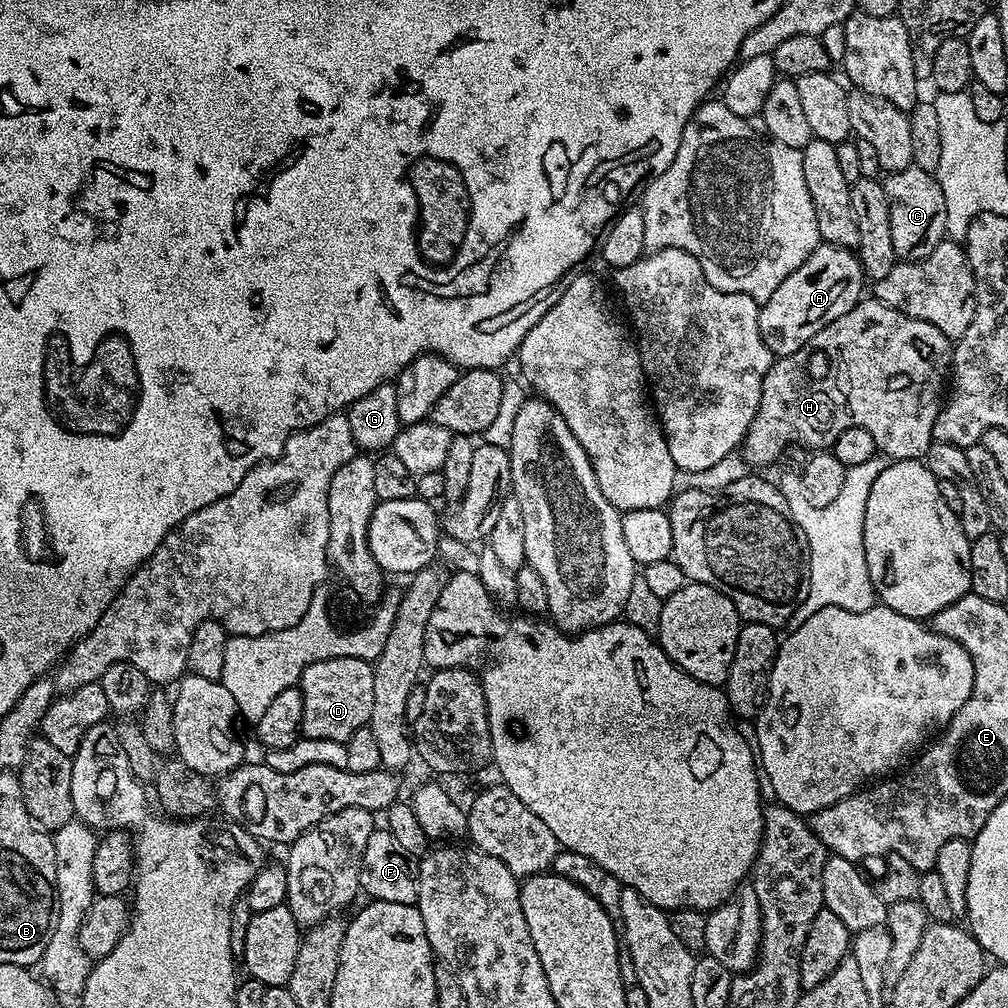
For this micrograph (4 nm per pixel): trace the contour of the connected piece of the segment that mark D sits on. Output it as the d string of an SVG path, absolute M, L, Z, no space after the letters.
M330 658L307 664L300 673L298 687L304 694L301 733L309 740L346 742L354 730L368 724L374 710L373 665L358 658Z

